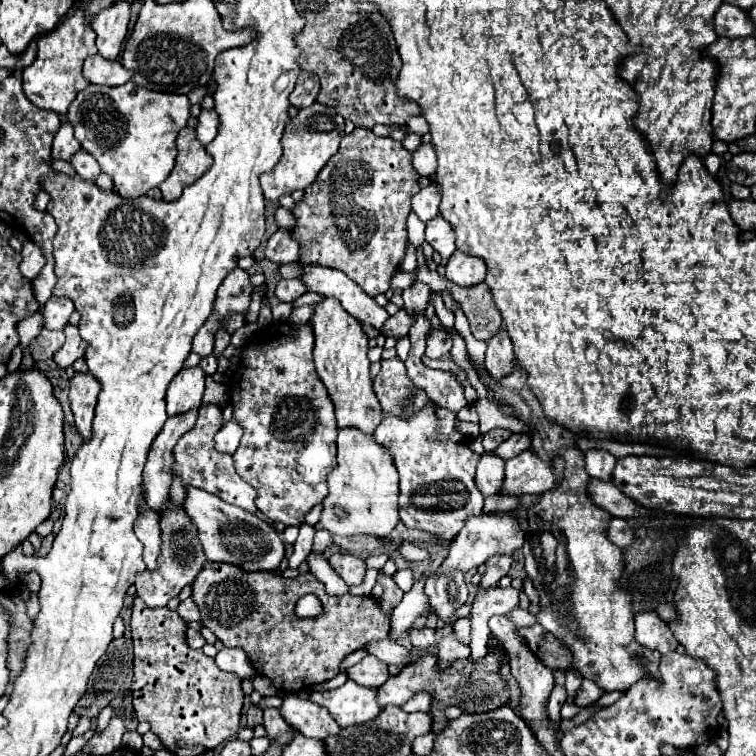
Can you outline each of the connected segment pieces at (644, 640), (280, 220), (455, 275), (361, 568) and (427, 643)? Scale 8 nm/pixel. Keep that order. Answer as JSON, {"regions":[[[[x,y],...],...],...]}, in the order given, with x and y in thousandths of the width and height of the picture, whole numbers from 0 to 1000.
{"regions":[[[[866,808],[864,811],[843,811],[840,813],[840,845],[864,861],[885,864],[893,861],[898,848],[890,843],[885,824],[877,821]]],[[[366,274],[364,279],[364,292],[366,292],[366,300],[377,300],[377,303],[385,303],[390,298],[390,287],[385,284],[385,279],[374,276],[374,274]]],[[[602,332],[591,348],[591,369],[610,380],[626,380],[642,369],[642,345]]],[[[443,731],[435,737],[435,747],[448,758],[448,763],[464,776],[464,774],[478,774],[483,763],[483,745],[478,737],[470,737],[464,731]]],[[[560,829],[560,832],[544,832],[541,835],[541,845],[546,851],[549,858],[554,861],[565,861],[575,853],[575,835],[567,832],[567,829]]]]}

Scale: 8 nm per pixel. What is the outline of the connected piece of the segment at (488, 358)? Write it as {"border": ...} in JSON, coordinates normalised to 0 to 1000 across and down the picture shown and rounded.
{"border":[[[663,435],[649,451],[644,454],[644,467],[642,467],[642,485],[649,491],[652,499],[668,499],[671,493],[679,491],[679,454],[671,443],[668,435]]]}

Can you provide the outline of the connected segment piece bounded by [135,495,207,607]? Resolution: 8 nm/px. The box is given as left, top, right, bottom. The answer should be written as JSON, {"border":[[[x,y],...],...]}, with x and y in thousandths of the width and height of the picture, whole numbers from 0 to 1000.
{"border":[[[226,655],[216,665],[210,700],[213,700],[213,731],[210,731],[208,750],[202,755],[194,753],[194,755],[179,761],[181,790],[187,790],[197,803],[218,803],[221,795],[234,790],[245,774],[253,774],[258,769],[261,758],[274,745],[269,724],[263,721],[263,710],[261,710],[258,694],[247,684],[242,668],[229,668]]]}

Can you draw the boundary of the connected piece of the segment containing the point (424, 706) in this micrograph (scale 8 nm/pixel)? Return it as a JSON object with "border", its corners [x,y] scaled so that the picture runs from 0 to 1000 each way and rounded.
{"border":[[[554,917],[552,922],[544,922],[530,938],[533,940],[562,940],[562,943],[567,943],[567,933],[570,933],[570,922],[562,917]]]}

